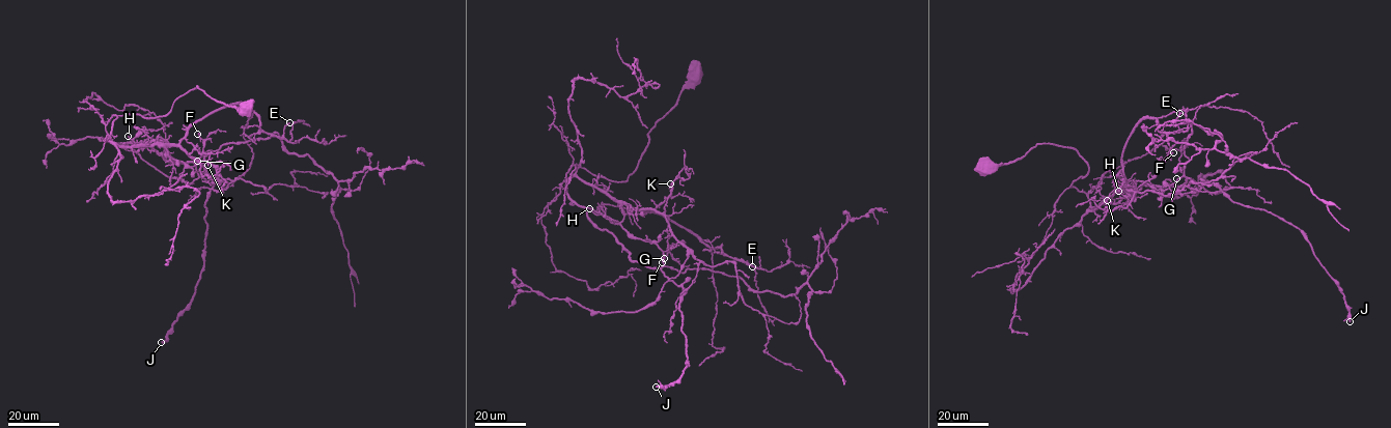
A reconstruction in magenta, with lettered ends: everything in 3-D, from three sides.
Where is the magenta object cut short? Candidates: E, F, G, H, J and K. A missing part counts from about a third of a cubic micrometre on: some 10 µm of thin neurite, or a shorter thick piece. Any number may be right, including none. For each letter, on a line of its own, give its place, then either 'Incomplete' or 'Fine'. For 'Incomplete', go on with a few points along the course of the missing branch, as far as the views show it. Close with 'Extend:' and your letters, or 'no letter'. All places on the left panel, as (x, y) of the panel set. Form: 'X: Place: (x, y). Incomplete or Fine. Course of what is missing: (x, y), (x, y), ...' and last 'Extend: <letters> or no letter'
E: Place: (289, 122). Incomplete. Course of what is missing: (289, 122), (297, 117), (307, 121), (308, 136), (318, 146), (323, 163), (338, 163), (348, 169)
F: Place: (197, 134). Fine
G: Place: (197, 161). Fine
H: Place: (128, 136). Incomplete
J: Place: (161, 342). Incomplete
K: Place: (207, 165). Fine
Extend: E, H, J

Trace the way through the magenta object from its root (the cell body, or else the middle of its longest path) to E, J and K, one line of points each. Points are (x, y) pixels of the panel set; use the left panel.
E: (247, 107), (197, 86), (165, 115), (105, 129), (117, 145), (174, 145), (240, 104), (270, 134), (289, 122)
J: (247, 107), (197, 86), (165, 115), (105, 126), (106, 140), (147, 143), (213, 182), (201, 278), (161, 342)
K: (247, 107), (197, 86), (165, 115), (113, 115), (105, 126), (127, 146), (184, 138), (210, 154), (207, 165)

